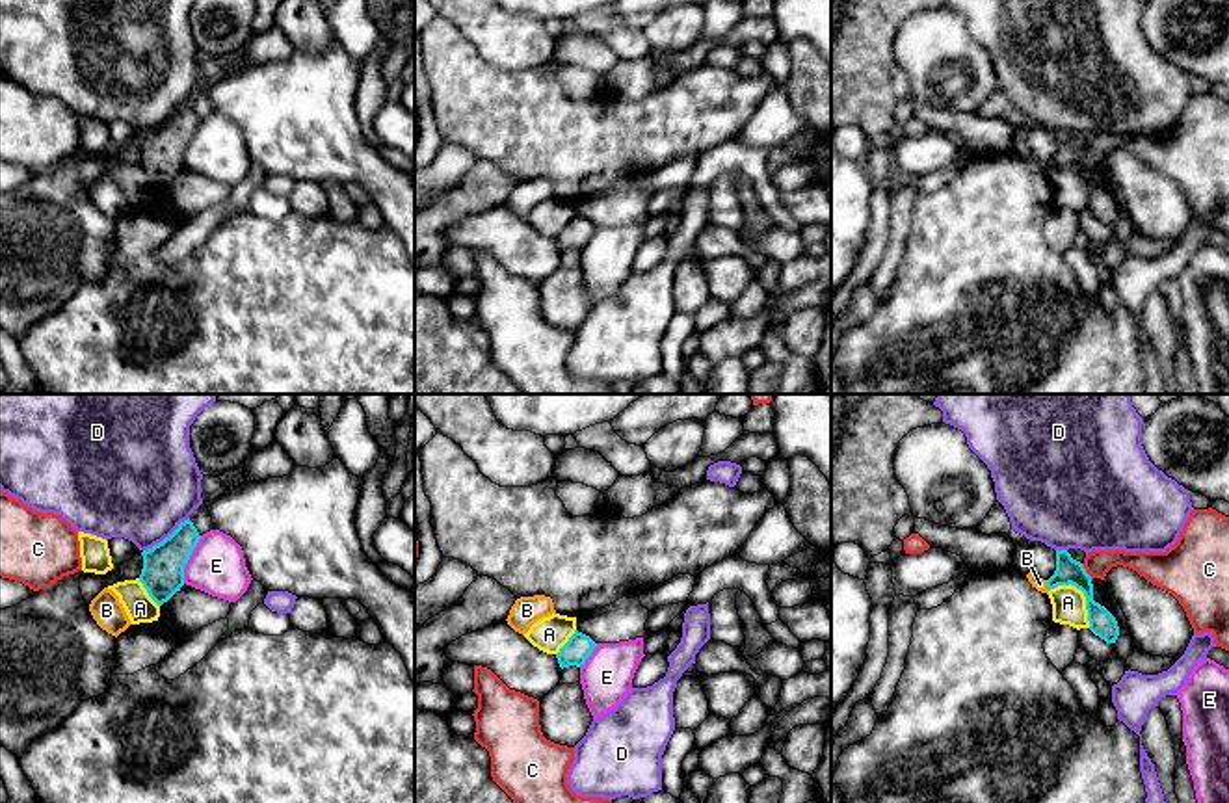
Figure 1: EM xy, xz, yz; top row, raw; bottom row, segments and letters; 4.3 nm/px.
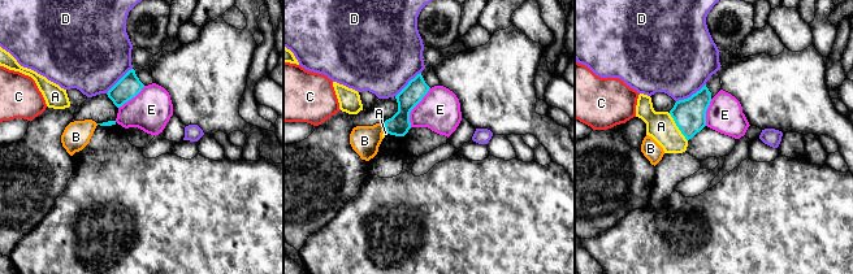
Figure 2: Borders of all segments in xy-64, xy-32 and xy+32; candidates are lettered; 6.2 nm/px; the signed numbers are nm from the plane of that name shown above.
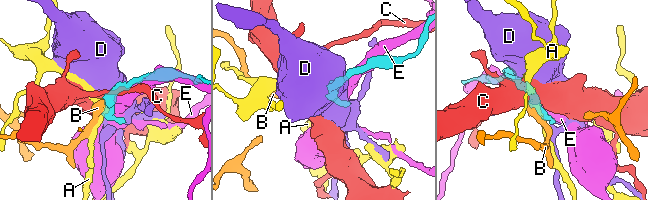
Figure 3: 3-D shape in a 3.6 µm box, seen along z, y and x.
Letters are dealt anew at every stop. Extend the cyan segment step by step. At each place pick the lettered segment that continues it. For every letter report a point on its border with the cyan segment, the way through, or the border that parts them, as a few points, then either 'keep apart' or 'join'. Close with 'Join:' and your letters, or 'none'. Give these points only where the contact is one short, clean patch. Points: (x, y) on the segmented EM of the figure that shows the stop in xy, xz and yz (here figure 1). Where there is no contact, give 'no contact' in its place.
A: contact yz (1083, 592); border yz (1049, 590), (1060, 584), (1073, 584), (1084, 597), (1090, 627); keep apart
B: contact yz (1047, 586); border yz (1045, 580), (1049, 590); keep apart
C: contact yz (1084, 571); border yz (1081, 564), (1092, 577); keep apart
D: contact xy (166, 538); keep apart
E: contact xy (188, 558); keep apart
Join: none

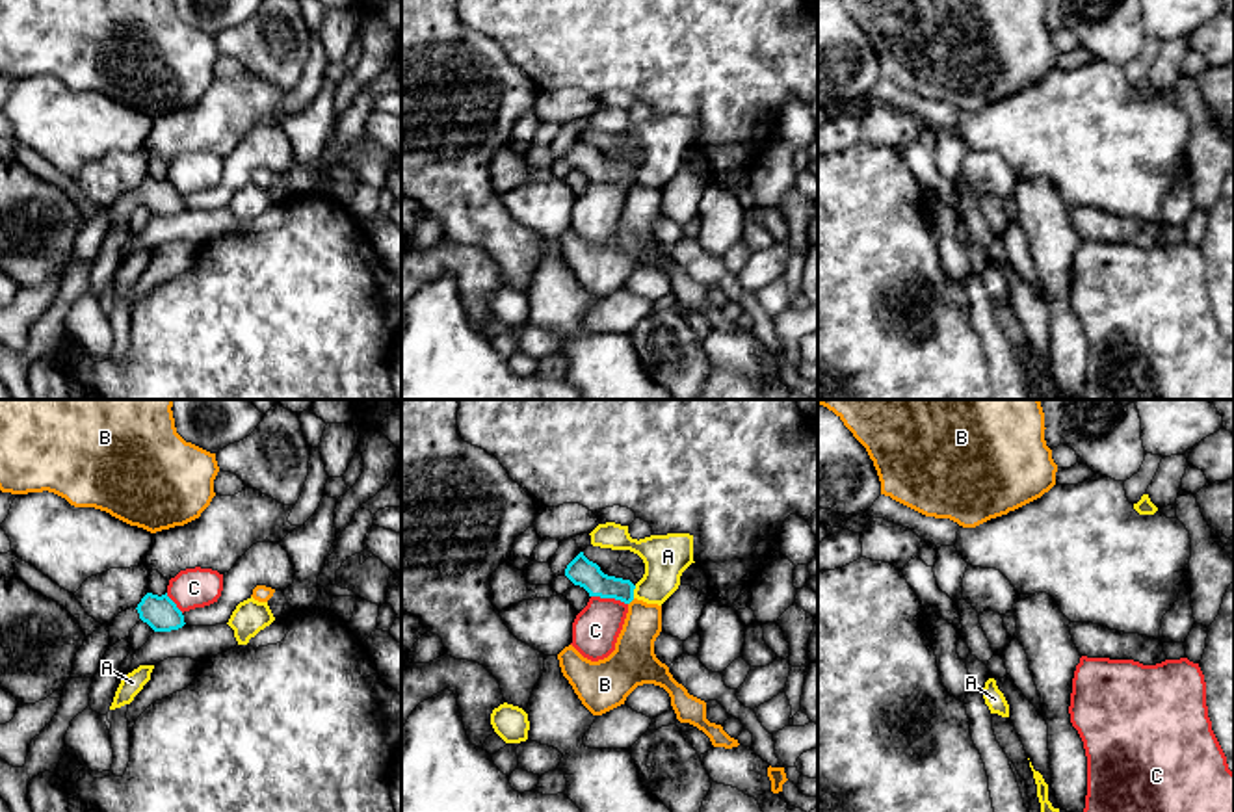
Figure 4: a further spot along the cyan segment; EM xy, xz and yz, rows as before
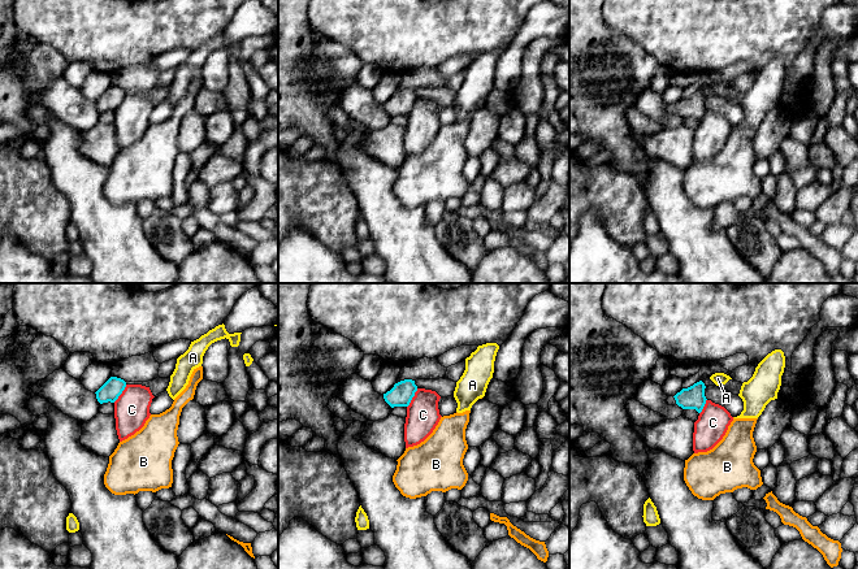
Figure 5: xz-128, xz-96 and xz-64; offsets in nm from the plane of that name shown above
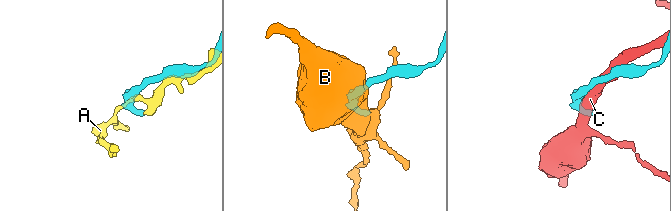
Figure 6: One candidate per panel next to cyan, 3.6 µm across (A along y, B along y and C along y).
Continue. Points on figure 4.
A: contact xz (632, 591); keep apart
B: contact xz (630, 601); keep apart
C: contact xz (610, 597); keep apart
Join: none

